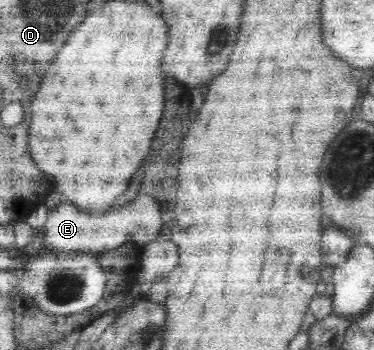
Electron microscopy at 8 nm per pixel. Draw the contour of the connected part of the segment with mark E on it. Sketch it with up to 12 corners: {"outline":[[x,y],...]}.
{"outline":[[150,195],[86,213],[63,200],[41,236],[54,252],[102,253],[160,241]]}

